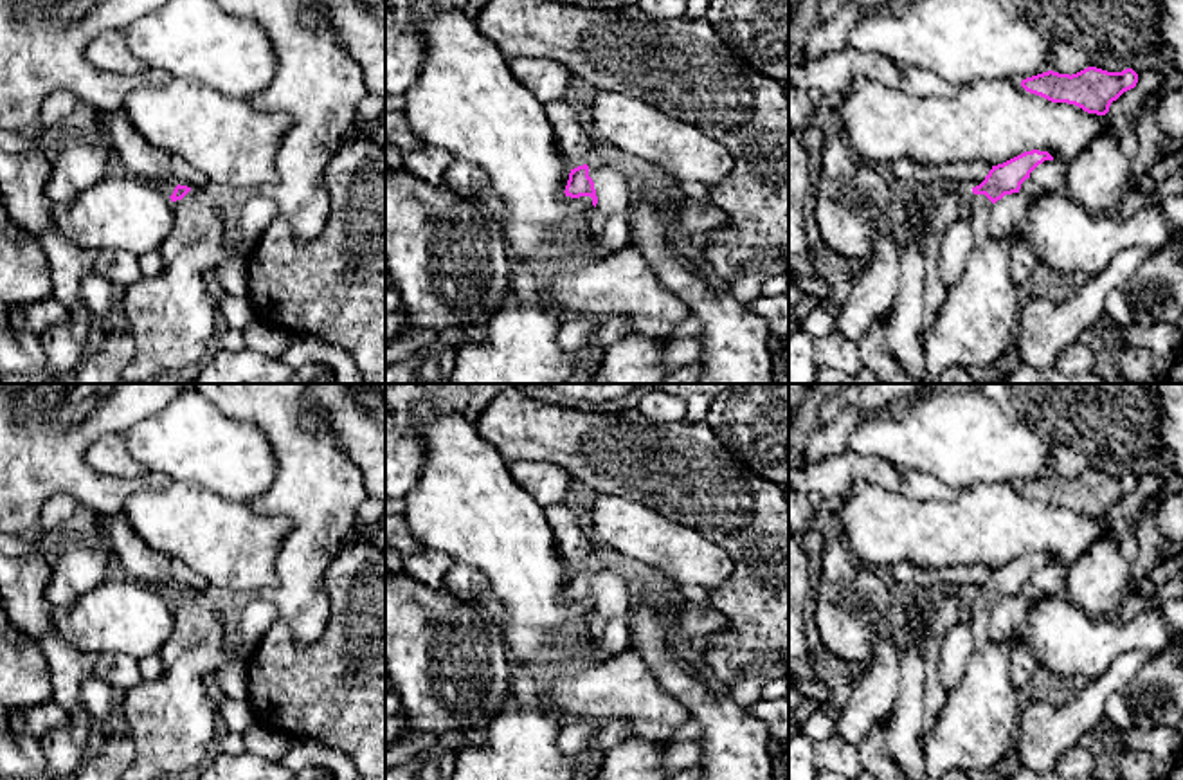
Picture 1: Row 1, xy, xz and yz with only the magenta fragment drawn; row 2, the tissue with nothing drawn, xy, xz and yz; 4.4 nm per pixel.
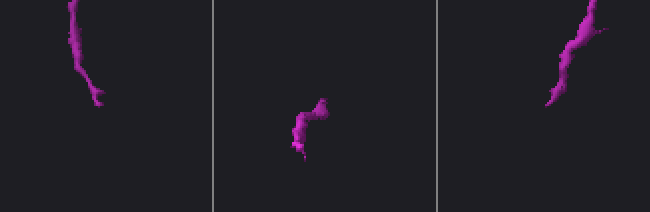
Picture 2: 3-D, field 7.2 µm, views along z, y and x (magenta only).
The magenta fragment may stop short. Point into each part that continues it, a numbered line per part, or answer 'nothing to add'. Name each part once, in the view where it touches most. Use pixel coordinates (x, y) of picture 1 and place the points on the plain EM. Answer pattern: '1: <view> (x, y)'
1: xz (613, 593)

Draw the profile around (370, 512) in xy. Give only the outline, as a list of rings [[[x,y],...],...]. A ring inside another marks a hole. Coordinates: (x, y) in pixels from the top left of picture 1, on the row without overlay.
[[[366,499],[362,506],[357,510],[353,530],[346,539],[364,539],[362,530],[373,522],[376,522],[384,515],[384,506],[375,499]]]

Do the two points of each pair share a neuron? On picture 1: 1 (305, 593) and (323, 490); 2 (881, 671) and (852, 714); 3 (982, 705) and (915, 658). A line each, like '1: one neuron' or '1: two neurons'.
1: one neuron
2: one neuron
3: two neurons

